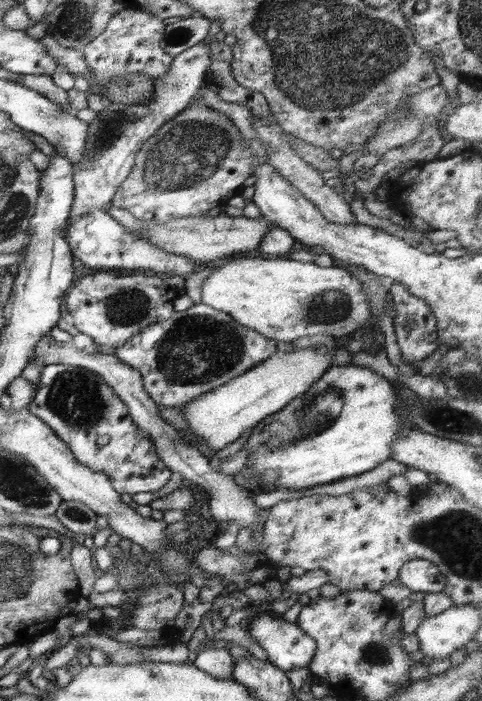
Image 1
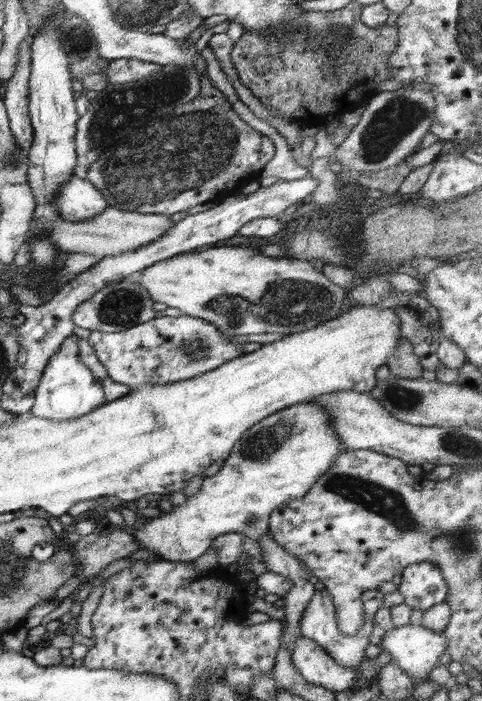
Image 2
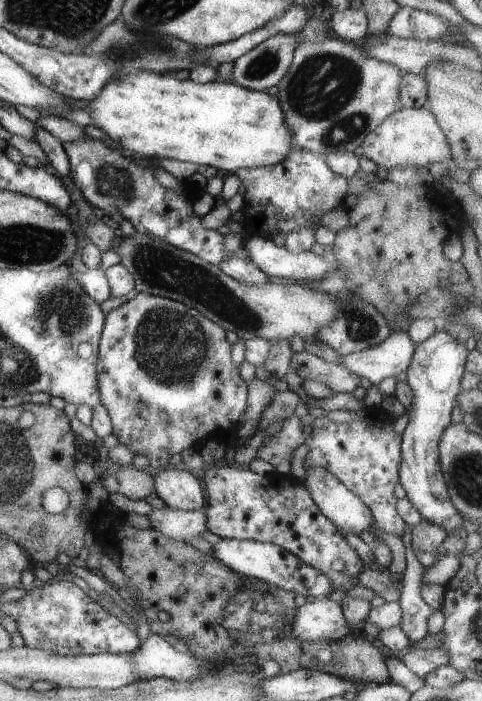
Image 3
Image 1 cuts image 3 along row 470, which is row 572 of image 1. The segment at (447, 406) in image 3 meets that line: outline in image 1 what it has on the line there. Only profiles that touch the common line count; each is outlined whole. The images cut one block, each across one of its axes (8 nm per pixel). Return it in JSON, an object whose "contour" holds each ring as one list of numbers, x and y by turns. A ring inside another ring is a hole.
{"contour":[[414,559,404,564,399,570,399,579,402,586,414,593,444,592,446,587,446,577,440,567,426,559]]}

